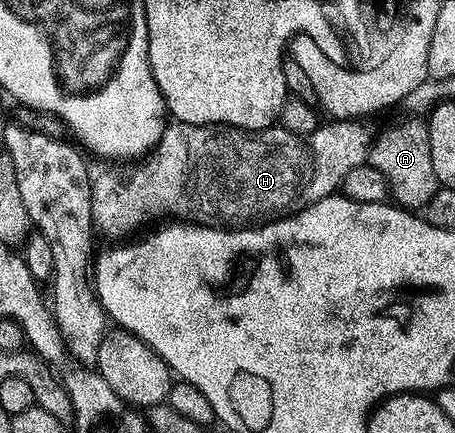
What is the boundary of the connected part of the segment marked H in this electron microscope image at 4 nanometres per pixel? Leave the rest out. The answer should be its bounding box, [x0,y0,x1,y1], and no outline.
[91,119,373,233]

